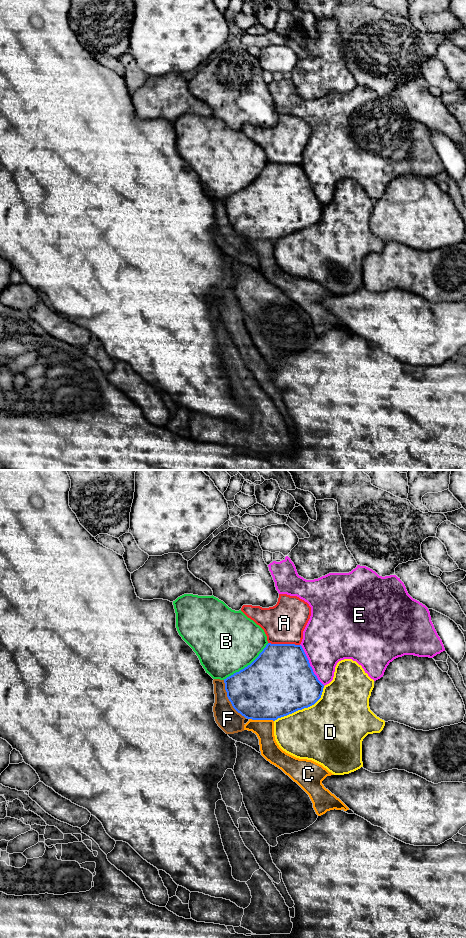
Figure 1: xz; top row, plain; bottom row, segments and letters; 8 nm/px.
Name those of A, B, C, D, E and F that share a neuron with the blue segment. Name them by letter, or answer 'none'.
none

